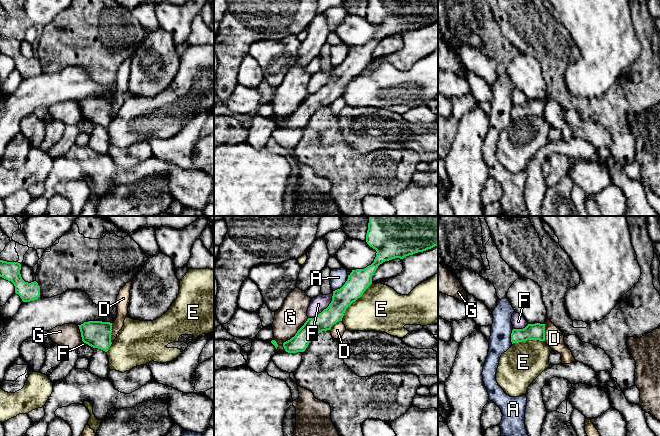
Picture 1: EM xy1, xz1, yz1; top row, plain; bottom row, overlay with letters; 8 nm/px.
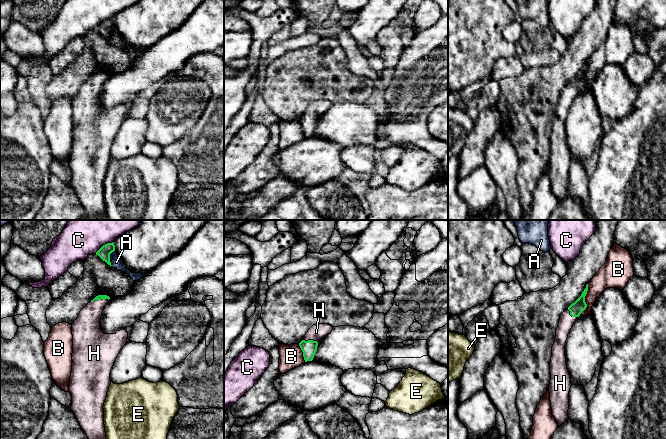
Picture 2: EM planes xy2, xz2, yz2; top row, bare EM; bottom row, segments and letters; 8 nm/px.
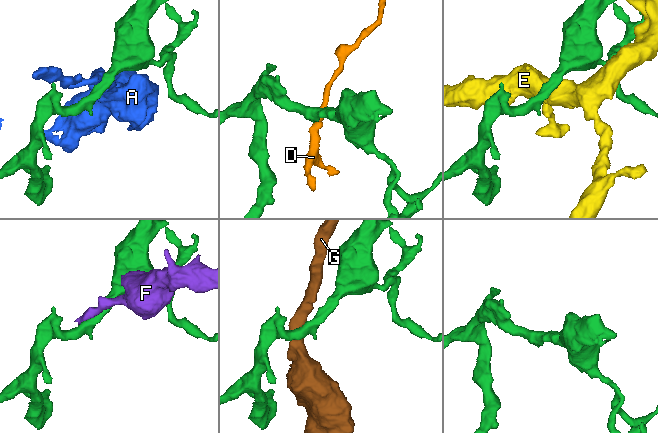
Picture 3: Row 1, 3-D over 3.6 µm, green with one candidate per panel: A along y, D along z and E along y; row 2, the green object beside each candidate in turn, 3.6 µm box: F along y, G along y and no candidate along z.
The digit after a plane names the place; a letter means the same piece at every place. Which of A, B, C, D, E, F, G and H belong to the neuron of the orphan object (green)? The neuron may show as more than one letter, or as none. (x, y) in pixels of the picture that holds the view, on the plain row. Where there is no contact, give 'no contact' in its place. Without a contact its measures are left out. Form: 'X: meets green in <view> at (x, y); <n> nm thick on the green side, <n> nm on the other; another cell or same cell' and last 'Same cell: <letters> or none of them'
A: meets green in xz1 at (343, 61); 180 nm thick on the green side, 140 nm on the other; another cell
B: meets green in yz2 at (584, 76); 110 nm thick on the green side, 160 nm on the other; another cell
C: meets green in xy2 at (103, 21); 100 nm thick on the green side, 280 nm on the other; another cell
D: meets green in xy1 at (111, 108); 220 nm thick on the green side, 110 nm on the other; another cell
E: meets green in xz1 at (354, 77); 180 nm thick on the green side, 360 nm on the other; another cell
F: meets green in xz1 at (324, 85); 170 nm thick on the green side, 120 nm on the other; another cell
G: meets green in xz1 at (294, 112); 140 nm thick on the green side, 220 nm on the other; another cell
H: meets green in xy2 at (99, 75); 50 nm thick on the green side, 220 nm on the other; same cell
Same cell: H

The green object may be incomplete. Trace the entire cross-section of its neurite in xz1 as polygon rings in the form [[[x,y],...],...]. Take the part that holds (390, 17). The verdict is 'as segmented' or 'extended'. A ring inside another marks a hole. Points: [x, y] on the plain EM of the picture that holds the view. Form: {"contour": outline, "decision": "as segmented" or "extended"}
{"contour": [[[368,0],[366,18],[377,28],[374,38],[364,45],[352,46],[345,60],[340,65],[333,67],[332,77],[329,82],[316,93],[308,94],[295,112],[283,119],[286,128],[304,128],[318,109],[330,106],[334,100],[342,97],[346,85],[360,74],[372,60],[372,52],[380,40],[395,34],[403,35],[406,32],[437,22],[438,0]]], "decision": "as segmented"}

